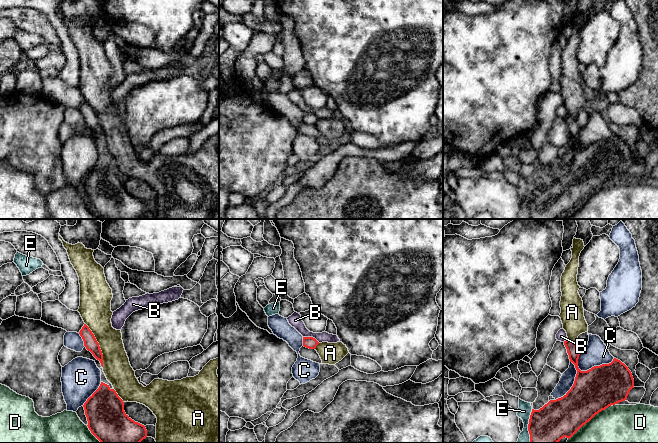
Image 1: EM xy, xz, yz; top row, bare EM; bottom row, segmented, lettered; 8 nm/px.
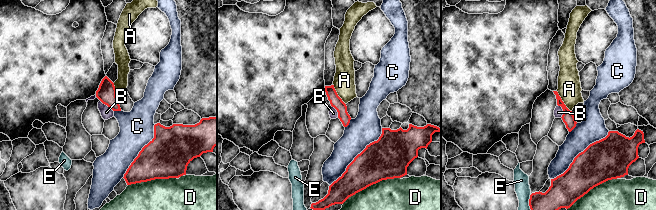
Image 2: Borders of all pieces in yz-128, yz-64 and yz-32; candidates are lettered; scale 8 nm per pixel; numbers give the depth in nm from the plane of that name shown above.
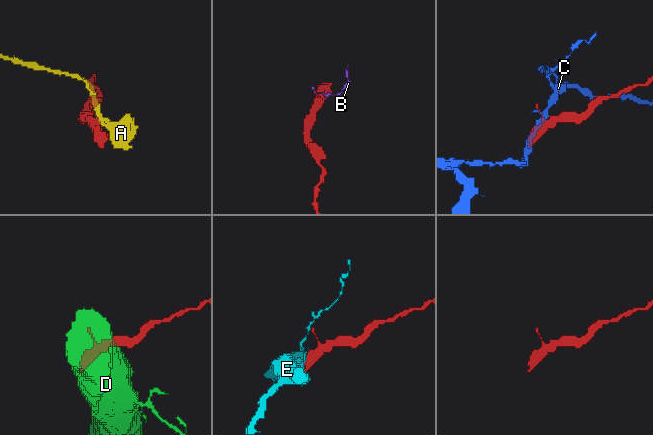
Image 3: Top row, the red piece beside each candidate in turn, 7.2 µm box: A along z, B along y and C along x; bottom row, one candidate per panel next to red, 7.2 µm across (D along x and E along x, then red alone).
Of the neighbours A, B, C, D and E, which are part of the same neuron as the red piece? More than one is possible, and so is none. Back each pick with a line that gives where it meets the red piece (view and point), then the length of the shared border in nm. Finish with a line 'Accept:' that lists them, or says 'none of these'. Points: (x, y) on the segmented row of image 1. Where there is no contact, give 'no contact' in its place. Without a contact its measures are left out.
Accept: none of these

